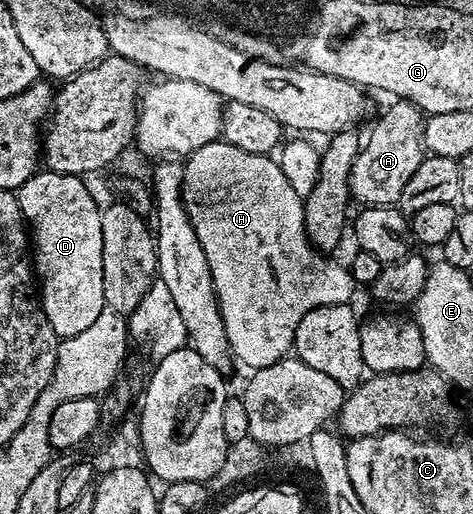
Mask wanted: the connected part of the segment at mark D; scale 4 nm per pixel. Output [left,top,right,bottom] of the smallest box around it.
[17,169,104,340]

